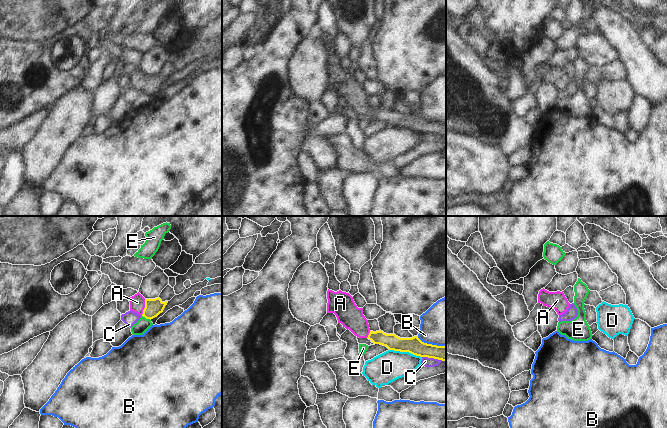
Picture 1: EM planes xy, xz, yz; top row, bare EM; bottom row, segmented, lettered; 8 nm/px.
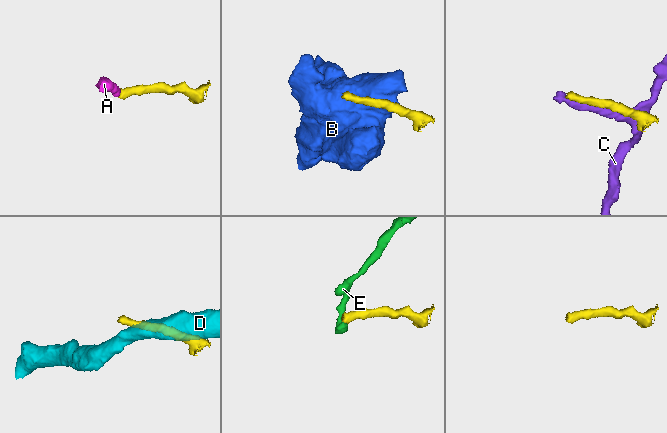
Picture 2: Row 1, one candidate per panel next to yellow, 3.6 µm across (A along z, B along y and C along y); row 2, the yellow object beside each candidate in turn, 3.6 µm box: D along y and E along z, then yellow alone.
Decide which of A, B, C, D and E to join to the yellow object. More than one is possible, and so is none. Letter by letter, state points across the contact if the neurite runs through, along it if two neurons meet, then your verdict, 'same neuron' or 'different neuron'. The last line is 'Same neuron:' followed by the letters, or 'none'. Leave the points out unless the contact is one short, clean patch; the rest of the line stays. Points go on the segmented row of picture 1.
A: runs through xy (153, 307), (145, 307), (137, 302); same neuron
B: different neuron
C: different neuron
D: different neuron
E: border along xy (141, 315), (150, 320); different neuron
Same neuron: A

